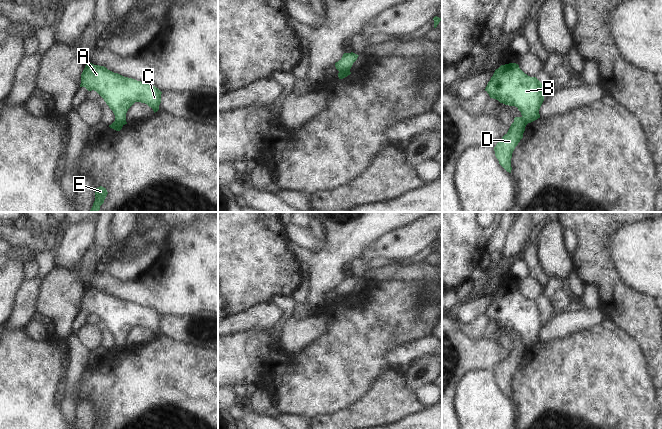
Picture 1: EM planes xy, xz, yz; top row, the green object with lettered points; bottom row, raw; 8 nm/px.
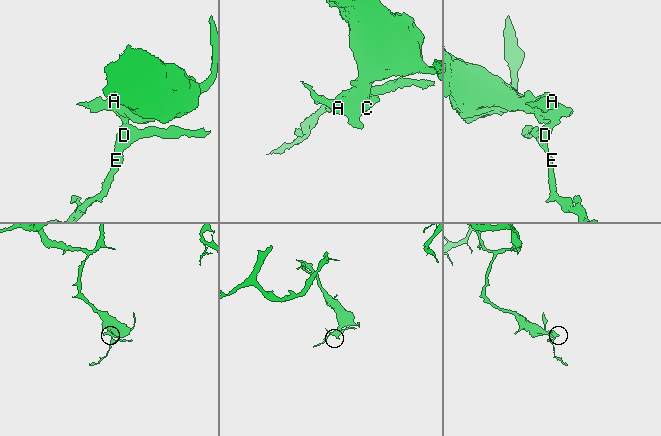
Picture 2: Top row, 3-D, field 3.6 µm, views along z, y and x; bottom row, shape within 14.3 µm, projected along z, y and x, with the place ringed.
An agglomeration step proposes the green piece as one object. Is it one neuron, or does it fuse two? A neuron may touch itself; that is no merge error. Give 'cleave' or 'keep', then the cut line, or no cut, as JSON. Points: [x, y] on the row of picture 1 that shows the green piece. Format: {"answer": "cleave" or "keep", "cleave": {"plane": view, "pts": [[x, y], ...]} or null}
{"answer": "cleave", "cleave": {"plane": "xy", "pts": [[115, 120], [125, 121]]}}

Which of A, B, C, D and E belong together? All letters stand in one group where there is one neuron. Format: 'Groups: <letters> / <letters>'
Groups: A B C / D E.

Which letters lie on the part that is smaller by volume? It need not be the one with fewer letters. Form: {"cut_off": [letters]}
{"cut_off": ["D", "E"]}

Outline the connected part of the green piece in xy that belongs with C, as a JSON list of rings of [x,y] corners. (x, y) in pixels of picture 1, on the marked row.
[[[87,62],[80,87],[96,91],[115,115],[115,121],[125,122],[128,109],[135,103],[147,104],[155,112],[159,110],[162,92],[149,83],[124,77],[104,66]]]

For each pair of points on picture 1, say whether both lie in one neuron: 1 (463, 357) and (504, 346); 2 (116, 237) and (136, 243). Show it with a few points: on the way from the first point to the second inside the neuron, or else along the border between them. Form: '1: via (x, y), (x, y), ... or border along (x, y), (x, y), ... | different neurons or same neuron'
1: via (473, 354), (494, 353) | same neuron
2: border along (133, 232), (121, 244), (109, 252) | different neurons

